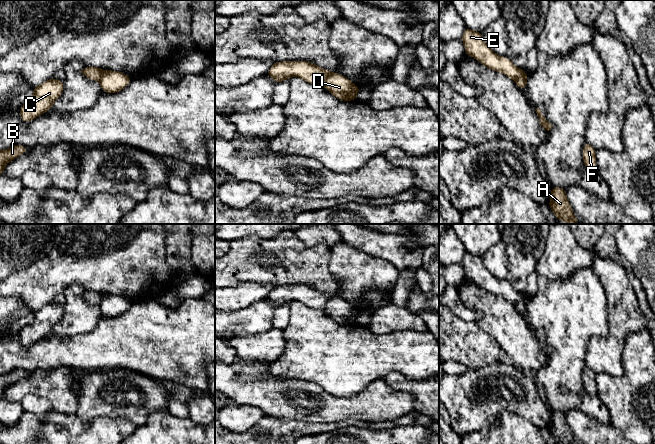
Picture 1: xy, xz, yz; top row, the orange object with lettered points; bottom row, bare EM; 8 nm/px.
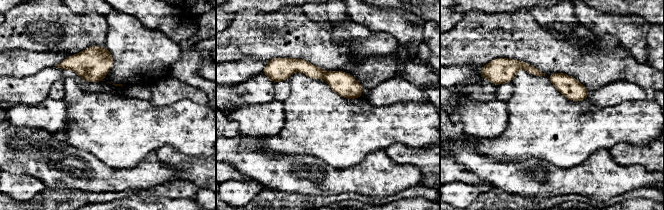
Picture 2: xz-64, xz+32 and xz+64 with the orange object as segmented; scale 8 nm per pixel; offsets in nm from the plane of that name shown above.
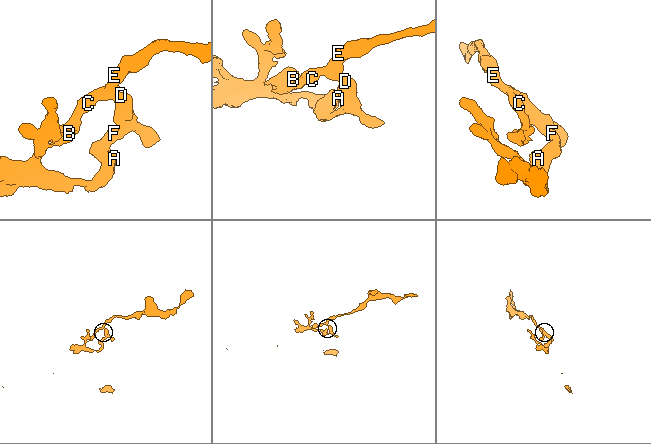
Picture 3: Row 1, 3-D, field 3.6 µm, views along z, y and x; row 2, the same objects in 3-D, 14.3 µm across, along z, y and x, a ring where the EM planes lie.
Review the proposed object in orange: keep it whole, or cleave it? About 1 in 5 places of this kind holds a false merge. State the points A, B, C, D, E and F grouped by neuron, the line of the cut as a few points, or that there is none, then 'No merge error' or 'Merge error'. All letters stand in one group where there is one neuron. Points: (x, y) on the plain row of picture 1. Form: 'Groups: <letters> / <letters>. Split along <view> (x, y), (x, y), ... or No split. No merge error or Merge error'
Groups: A D F / B C E. Split along xz (331, 297), (323, 309). Merge error

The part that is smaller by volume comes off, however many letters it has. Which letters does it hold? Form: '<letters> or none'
A, D, F

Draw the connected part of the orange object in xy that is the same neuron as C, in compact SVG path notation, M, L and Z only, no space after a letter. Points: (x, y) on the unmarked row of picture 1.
M55 302L33 311L33 322L25 326L20 332L21 343L29 347L34 342L49 335L63 316L64 306Z

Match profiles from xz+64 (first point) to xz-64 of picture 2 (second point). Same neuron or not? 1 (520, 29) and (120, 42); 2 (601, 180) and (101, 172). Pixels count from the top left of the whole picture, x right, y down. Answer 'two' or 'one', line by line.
1: two
2: one

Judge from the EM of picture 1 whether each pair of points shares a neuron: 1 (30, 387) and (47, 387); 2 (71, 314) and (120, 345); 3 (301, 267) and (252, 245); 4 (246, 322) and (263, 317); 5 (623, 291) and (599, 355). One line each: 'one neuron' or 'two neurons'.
1: one neuron
2: two neurons
3: one neuron
4: one neuron
5: one neuron

